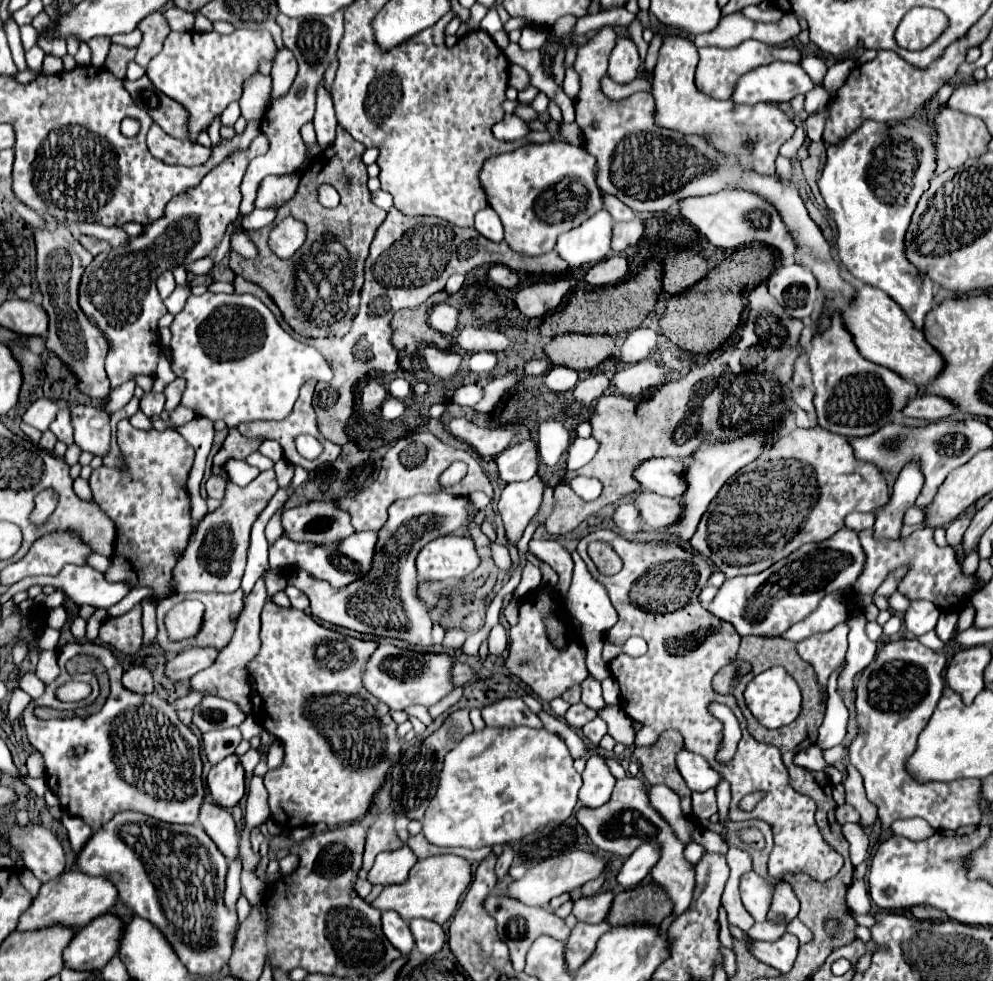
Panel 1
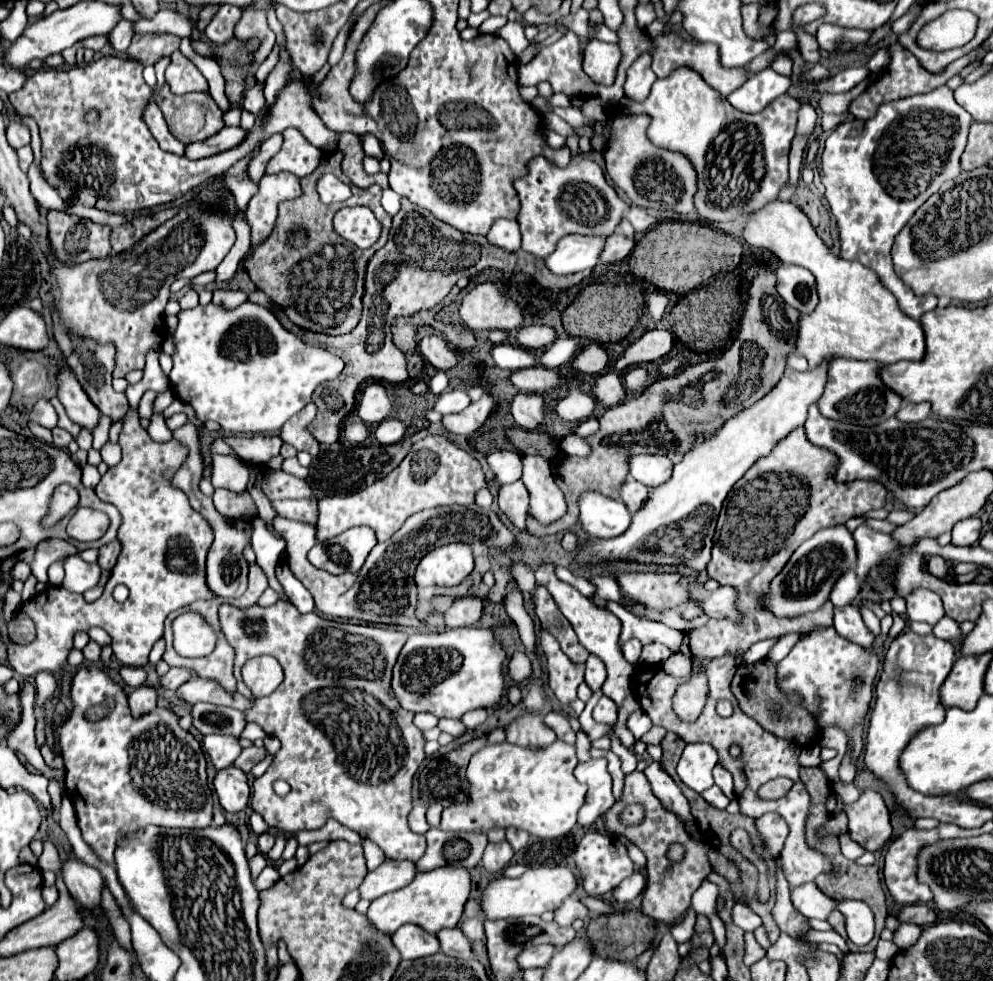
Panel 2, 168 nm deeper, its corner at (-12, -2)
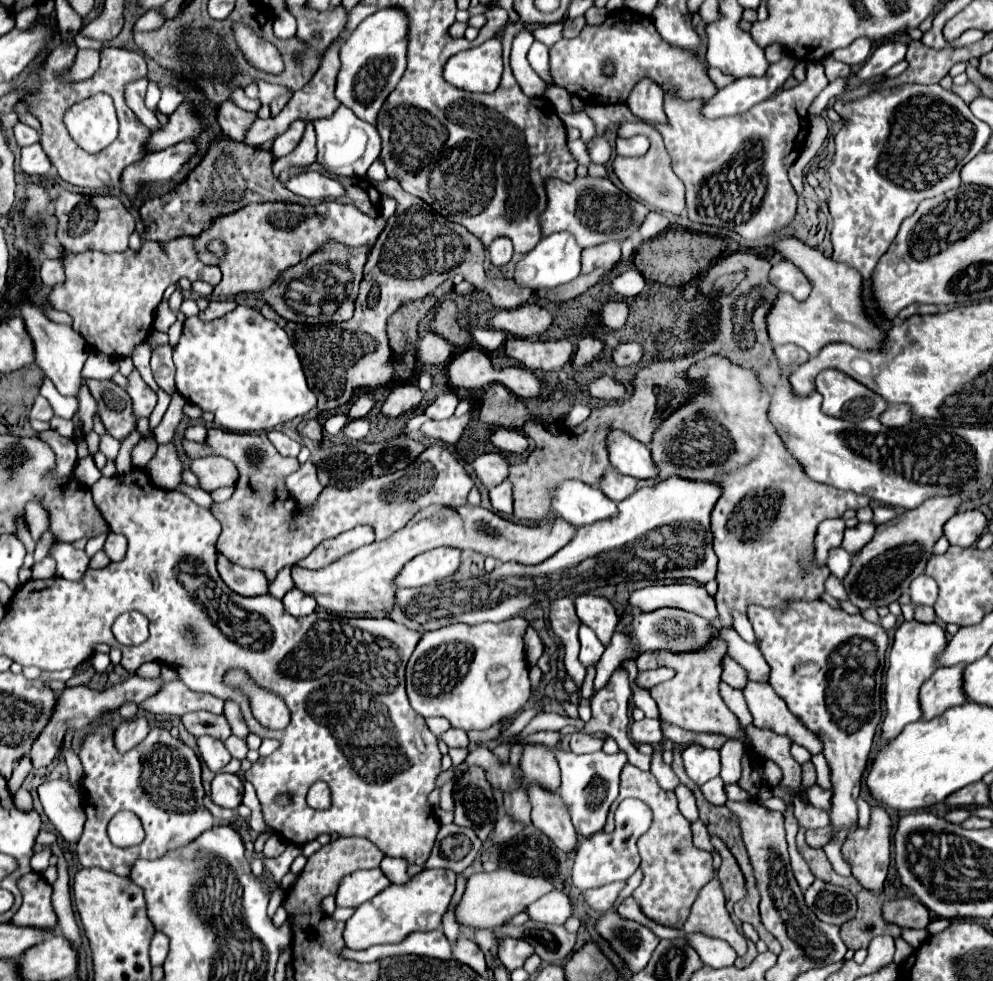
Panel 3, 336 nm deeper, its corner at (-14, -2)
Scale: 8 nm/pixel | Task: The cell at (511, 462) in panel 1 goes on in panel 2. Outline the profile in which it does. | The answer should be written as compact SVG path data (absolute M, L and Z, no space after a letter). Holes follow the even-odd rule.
M492 452L488 464L498 484L512 484L522 476L522 458L516 452Z

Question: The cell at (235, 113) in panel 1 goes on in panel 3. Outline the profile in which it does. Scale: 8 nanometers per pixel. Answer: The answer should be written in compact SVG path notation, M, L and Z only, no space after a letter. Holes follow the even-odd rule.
M285 10L276 16L273 23L273 31L276 37L280 39L290 39L296 35L297 22L295 17Z

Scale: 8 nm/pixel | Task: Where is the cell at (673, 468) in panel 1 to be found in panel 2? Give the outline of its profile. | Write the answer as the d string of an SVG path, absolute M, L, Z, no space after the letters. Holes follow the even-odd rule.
M662 454L630 456L630 476L648 488L666 482L670 474L672 474L672 462Z

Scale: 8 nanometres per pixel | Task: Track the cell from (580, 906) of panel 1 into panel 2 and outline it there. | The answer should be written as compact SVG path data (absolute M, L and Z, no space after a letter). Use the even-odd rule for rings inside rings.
M568 896L560 904L560 908L554 910L554 922L560 926L570 926L576 918L586 918L586 916L588 916L588 908L574 896Z

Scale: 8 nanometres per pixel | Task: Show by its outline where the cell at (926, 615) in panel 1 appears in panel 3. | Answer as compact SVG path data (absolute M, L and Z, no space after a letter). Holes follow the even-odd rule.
M918 576L910 584L910 598L914 606L934 606L938 600L938 584L930 576Z

